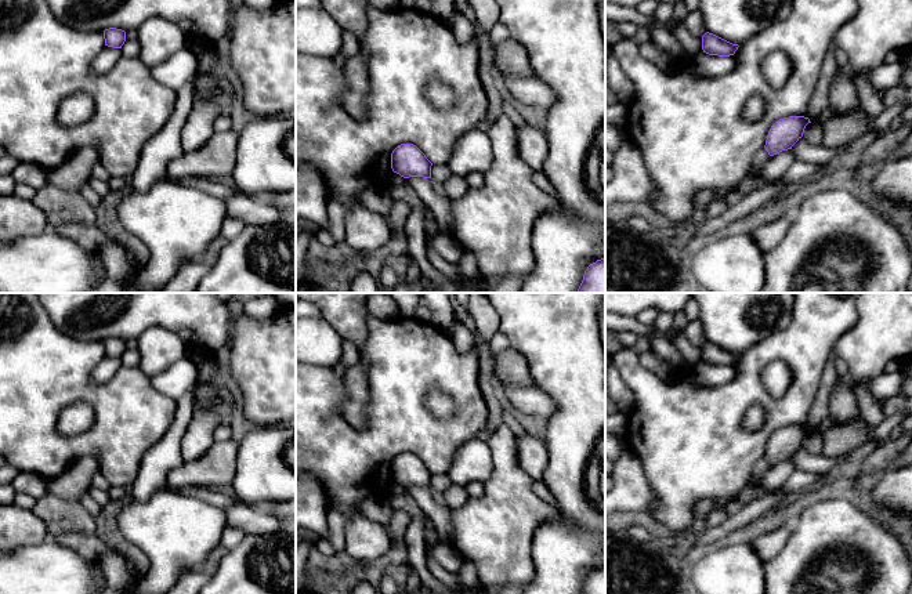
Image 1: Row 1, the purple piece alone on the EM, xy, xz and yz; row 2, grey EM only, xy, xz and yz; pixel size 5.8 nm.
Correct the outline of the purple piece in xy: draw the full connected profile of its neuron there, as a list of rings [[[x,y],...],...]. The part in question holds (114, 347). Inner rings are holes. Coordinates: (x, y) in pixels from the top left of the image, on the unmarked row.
[[[109,337],[104,340],[105,355],[113,358],[122,358],[126,351],[126,341],[116,337]]]

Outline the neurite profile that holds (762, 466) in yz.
[[[761,457],[753,467],[753,472],[749,481],[749,488],[760,488],[763,475],[768,468],[770,468],[768,461],[766,460],[766,457]]]

